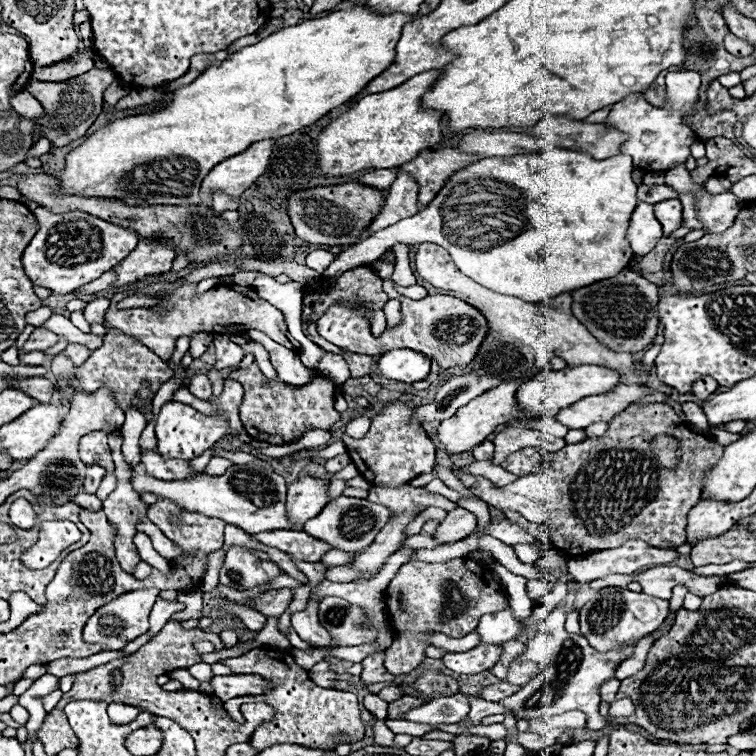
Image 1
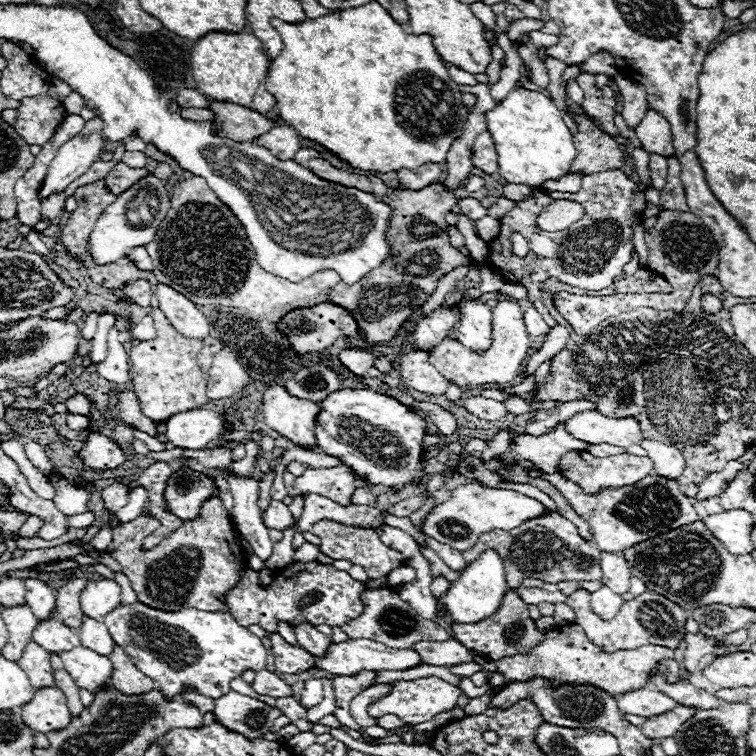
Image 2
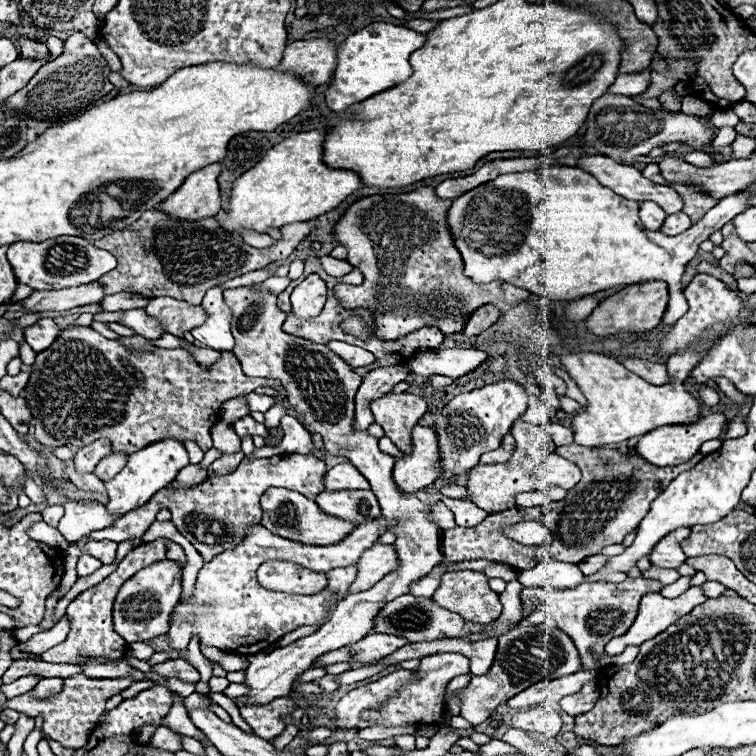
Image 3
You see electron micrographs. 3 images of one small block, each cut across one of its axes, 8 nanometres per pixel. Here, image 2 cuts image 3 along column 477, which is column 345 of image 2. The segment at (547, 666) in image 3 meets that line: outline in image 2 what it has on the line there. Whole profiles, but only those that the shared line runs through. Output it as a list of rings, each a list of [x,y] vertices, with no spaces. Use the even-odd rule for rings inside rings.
[[[362,670],[356,676],[336,676],[334,678],[334,700],[336,700],[336,710],[334,716],[348,728],[360,732],[363,743],[373,745],[375,739],[368,736],[366,732],[360,727],[350,716],[350,702],[356,694],[360,694],[362,690],[366,690],[370,684],[374,682],[374,672],[372,670]]]

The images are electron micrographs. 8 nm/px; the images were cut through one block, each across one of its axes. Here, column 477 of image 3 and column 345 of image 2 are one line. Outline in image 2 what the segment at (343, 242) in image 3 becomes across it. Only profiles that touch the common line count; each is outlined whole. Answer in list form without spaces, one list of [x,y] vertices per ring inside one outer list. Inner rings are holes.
[[[430,184],[422,190],[388,188],[382,202],[392,210],[390,226],[386,230],[392,256],[360,282],[352,286],[340,282],[328,294],[328,302],[346,308],[354,316],[360,334],[368,344],[394,340],[408,316],[434,294],[436,284],[444,274],[458,266],[470,266],[466,256],[454,250],[448,240],[448,222],[444,216],[458,204],[458,200],[444,184]]]

